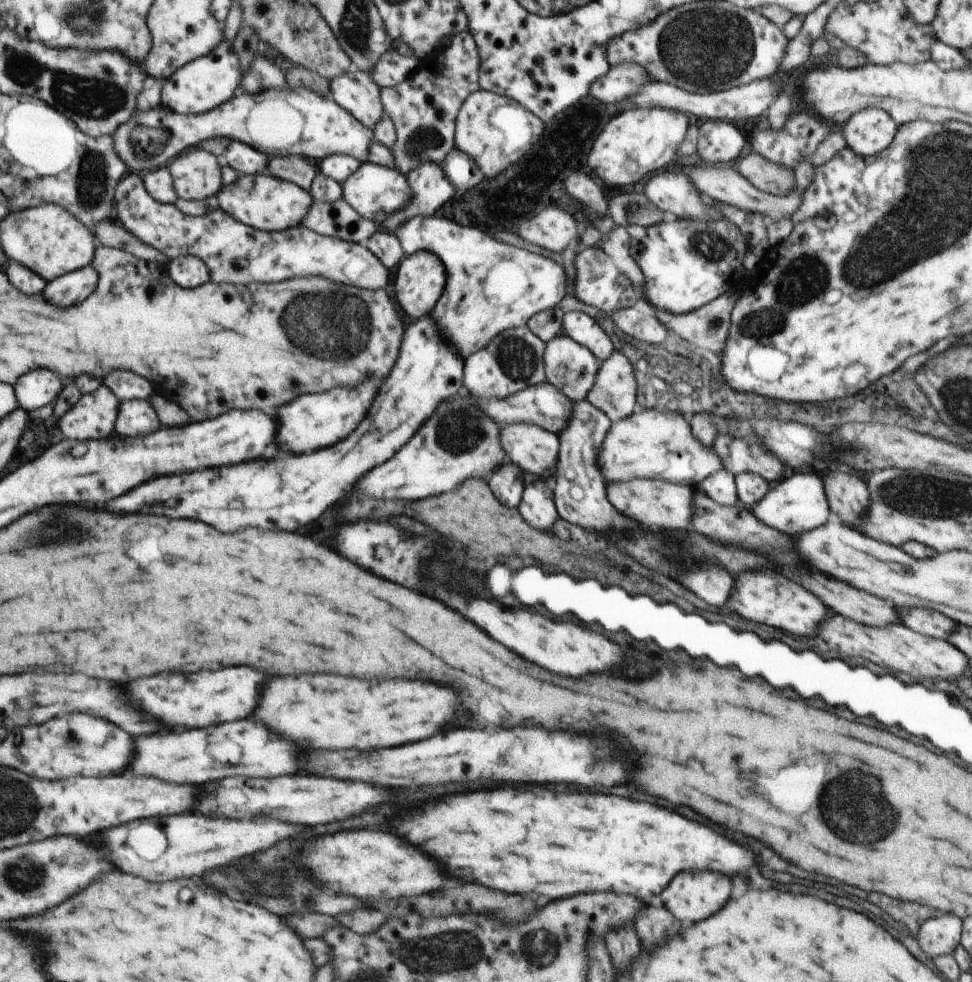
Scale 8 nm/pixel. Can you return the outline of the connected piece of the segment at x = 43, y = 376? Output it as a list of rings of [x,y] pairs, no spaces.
[[[34,370],[34,374],[26,374],[18,386],[18,402],[25,411],[36,410],[40,406],[52,404],[62,390],[62,380],[50,370]]]

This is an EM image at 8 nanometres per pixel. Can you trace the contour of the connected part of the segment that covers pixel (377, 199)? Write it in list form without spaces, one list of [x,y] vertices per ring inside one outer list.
[[[366,160],[342,183],[343,199],[364,218],[381,227],[389,214],[401,209],[411,198],[407,177],[395,168]]]

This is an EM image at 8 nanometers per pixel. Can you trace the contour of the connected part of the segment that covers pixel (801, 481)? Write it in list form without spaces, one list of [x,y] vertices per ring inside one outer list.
[[[798,472],[790,478],[778,480],[756,504],[753,504],[752,514],[760,522],[788,534],[802,534],[814,530],[826,524],[831,517],[823,480],[813,472]]]

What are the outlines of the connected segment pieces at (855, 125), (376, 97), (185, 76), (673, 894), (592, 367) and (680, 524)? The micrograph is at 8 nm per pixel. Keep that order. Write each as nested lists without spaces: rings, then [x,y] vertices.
[[[869,108],[854,113],[837,127],[856,154],[873,157],[886,150],[895,140],[899,125],[885,110]]]
[[[354,67],[343,75],[331,78],[329,92],[330,98],[366,128],[373,129],[385,115],[381,103],[381,88],[368,71]]]
[[[223,39],[210,54],[191,60],[181,66],[172,76],[163,81],[161,107],[179,115],[195,115],[218,108],[220,104],[232,100],[234,90],[240,86],[240,58],[233,50],[233,44]]]
[[[686,870],[672,878],[672,882],[660,894],[660,900],[678,920],[696,922],[696,920],[704,920],[704,918],[716,914],[728,902],[730,894],[732,894],[732,880],[728,876],[712,872],[712,870],[702,870],[702,872]]]
[[[557,335],[545,343],[543,361],[545,364],[546,382],[561,390],[573,401],[586,400],[587,394],[594,386],[595,378],[600,367],[600,362],[598,362],[597,358],[586,346],[572,340],[568,335]]]
[[[631,478],[626,482],[608,484],[608,500],[614,504],[614,508],[652,530],[692,530],[693,496],[696,493],[696,486],[672,484],[658,479]]]

